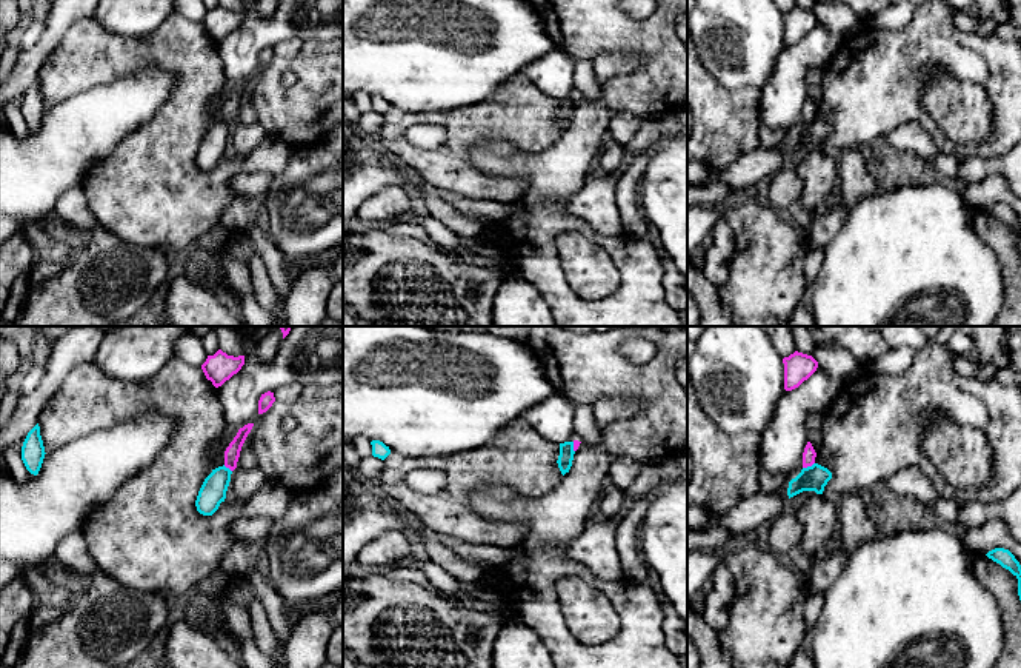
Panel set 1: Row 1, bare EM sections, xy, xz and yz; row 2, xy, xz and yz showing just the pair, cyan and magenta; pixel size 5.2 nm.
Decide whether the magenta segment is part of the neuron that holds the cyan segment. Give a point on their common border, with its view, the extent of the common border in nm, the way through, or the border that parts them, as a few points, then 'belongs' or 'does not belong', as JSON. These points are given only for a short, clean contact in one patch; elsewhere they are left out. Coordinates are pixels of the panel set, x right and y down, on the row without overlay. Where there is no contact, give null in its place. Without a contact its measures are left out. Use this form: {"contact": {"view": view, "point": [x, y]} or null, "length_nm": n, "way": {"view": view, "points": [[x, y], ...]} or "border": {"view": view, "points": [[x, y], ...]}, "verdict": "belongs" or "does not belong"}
{"contact": {"view": "yz", "point": [808, 122]}, "length_nm": 70, "border": {"view": "yz", "points": [[814, 117], [803, 123]]}, "verdict": "does not belong"}

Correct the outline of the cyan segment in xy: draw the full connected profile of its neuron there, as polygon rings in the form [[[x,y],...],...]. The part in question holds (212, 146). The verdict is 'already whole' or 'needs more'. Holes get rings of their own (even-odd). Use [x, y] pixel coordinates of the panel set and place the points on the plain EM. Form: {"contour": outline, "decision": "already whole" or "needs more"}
{"contour": [[[218,122],[205,134],[195,162],[203,171],[212,171],[221,157],[226,154],[226,146],[231,137],[232,126],[229,123]]], "decision": "already whole"}

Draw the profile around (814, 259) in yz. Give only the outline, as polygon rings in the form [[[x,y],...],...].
[[[824,248],[807,249],[803,263],[803,272],[807,283],[813,283],[824,260]]]

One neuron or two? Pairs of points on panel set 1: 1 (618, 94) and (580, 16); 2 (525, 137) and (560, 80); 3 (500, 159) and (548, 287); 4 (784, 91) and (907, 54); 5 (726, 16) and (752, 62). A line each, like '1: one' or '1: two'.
1: one
2: two
3: one
4: two
5: one

